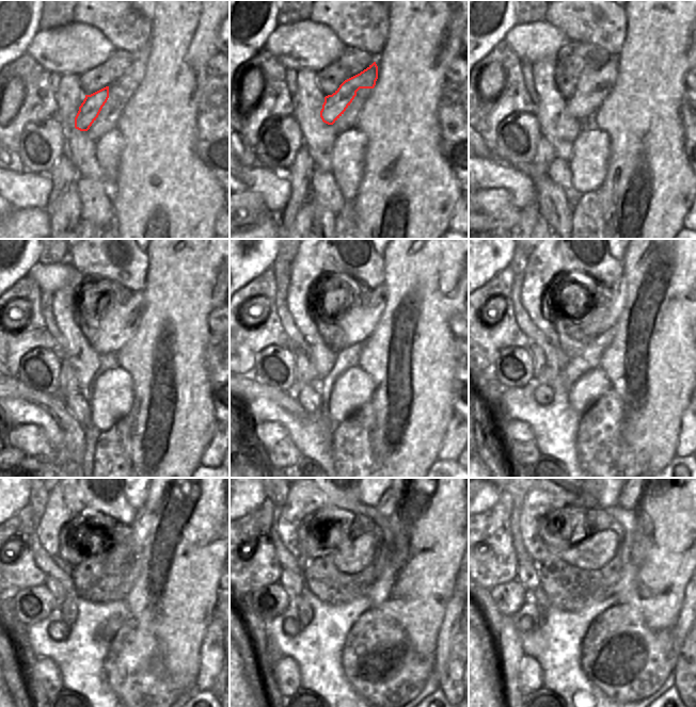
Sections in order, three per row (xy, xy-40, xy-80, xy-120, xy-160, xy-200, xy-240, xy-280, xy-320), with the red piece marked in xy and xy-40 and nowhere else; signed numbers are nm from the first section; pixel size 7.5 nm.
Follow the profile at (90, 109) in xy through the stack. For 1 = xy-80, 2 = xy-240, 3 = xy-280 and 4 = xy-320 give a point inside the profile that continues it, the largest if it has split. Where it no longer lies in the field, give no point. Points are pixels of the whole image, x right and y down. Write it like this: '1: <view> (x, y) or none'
1: xy-80 (595, 85)
2: xy-240 (136, 537)
3: xy-280 (386, 503)
4: xy-320 (628, 499)

